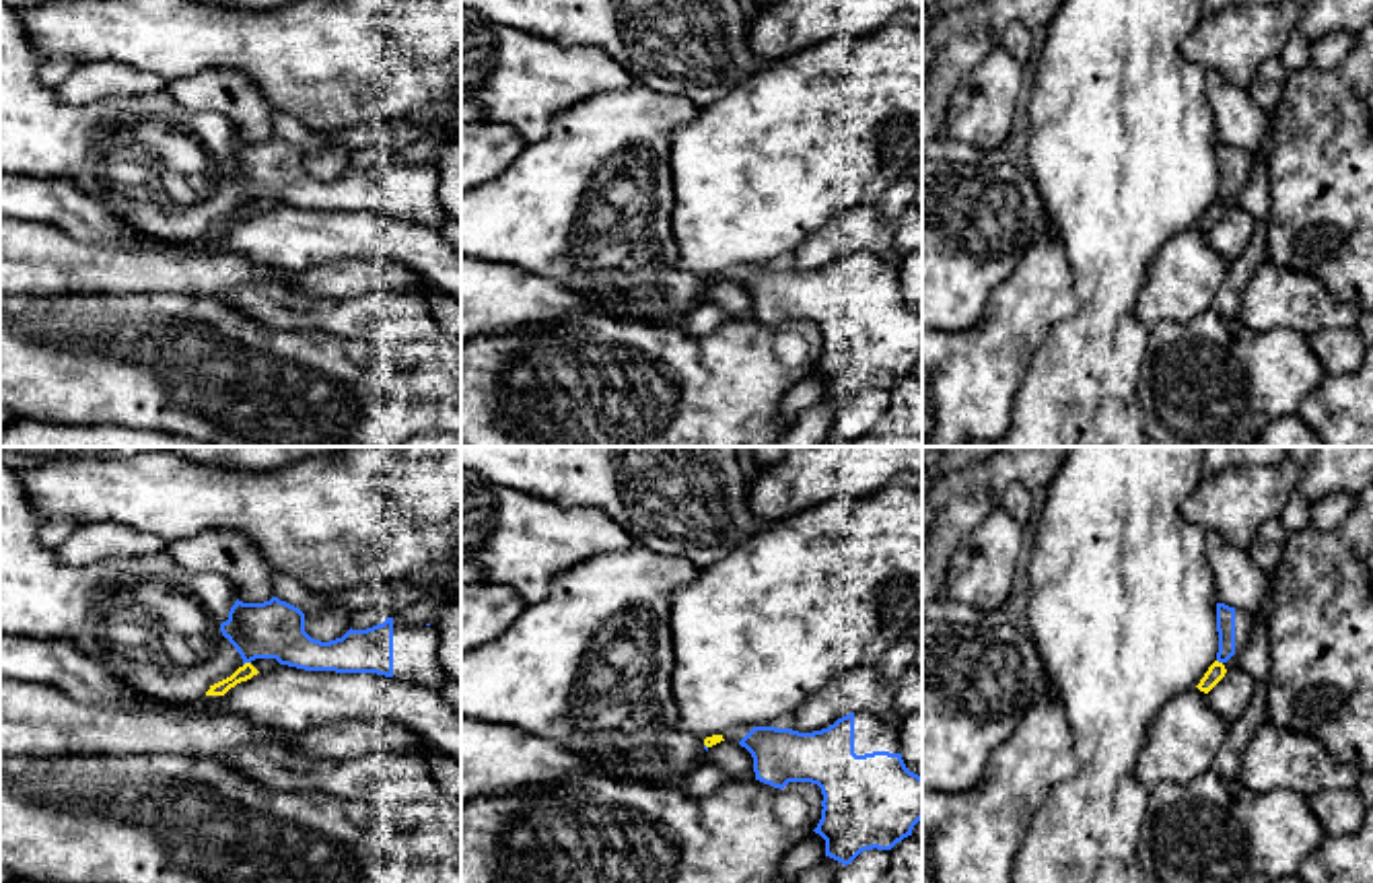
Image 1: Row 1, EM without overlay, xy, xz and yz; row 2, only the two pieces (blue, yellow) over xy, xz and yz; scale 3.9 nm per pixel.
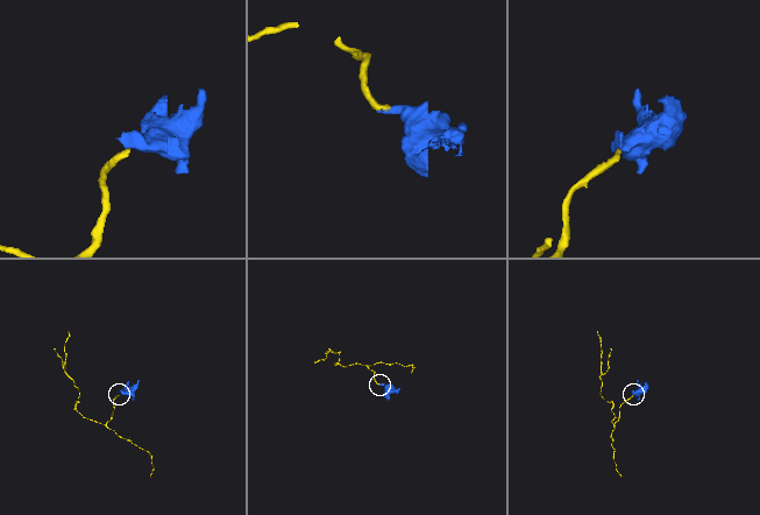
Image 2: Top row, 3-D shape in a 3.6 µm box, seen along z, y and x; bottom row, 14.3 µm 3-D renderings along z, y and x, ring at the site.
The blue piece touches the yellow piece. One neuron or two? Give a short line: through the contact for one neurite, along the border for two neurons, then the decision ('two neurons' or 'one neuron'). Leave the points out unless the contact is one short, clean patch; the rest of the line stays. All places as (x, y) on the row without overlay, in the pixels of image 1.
line xy (250, 200), (243, 204); two neurons

